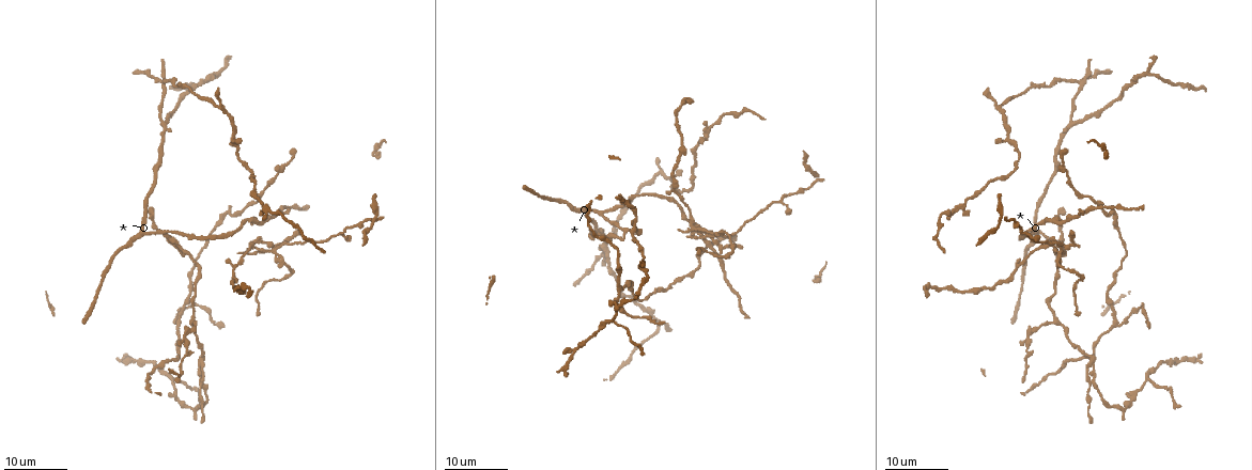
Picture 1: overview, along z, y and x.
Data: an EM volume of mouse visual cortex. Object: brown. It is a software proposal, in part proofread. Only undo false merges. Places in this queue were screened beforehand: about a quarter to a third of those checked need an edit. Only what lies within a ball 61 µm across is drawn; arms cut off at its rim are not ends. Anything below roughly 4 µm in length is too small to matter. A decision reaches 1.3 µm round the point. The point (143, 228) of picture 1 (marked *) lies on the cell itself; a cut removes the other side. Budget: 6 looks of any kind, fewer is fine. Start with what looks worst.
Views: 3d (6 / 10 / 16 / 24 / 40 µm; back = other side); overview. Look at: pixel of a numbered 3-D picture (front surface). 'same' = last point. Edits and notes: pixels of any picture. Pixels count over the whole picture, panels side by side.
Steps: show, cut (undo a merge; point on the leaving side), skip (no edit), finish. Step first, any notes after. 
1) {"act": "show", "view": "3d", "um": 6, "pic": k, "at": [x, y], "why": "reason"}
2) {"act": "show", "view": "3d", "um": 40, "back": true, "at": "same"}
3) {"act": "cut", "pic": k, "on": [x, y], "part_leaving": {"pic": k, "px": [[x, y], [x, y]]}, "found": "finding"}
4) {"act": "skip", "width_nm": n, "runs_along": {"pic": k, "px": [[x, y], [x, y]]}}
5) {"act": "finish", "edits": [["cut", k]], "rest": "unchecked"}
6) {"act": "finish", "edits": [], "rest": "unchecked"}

{"act": "show", "view": "3d", "um": 24, "pic": 1, "at": [1092, 382], "why": "four-way junction"}

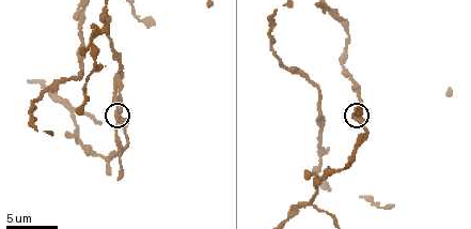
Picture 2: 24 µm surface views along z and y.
{"act": "show", "view": "3d", "um": 10, "pic": 2, "at": [358, 119], "why": "zoom in"}

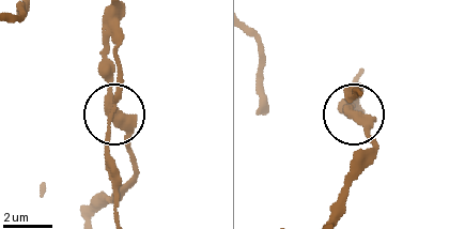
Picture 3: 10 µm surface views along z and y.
{"act": "skip", "width_nm": 290, "found": "one cell here"}

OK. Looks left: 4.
{"act": "show", "view": "3d", "um": 24, "pic": 1, "at": [692, 224], "why": "four arms meet"}

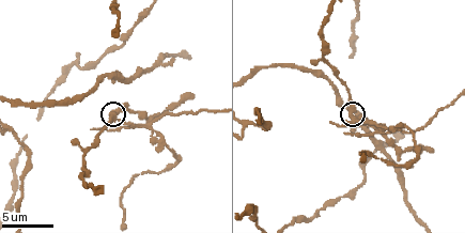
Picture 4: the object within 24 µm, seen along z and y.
{"act": "show", "view": "3d", "um": 10, "pic": 4, "at": [350, 116]}

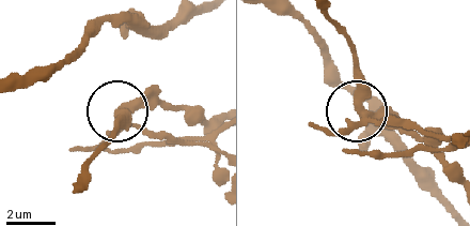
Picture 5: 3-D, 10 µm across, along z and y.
{"act": "cut", "pic": 5, "on": [342, 127], "arms": 4, "found": "two cells meet here"}

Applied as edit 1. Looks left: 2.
{"act": "show", "view": "3d", "um": 16, "pic": 2, "at": [314, 205], "why": "side arm on a straight run"}

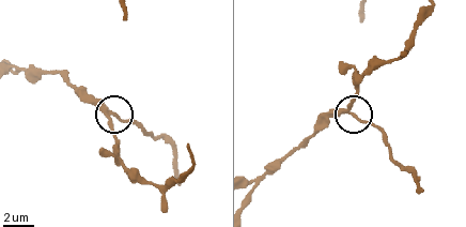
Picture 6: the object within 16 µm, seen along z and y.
{"act": "cut", "pic": 6, "on": [121, 122], "width_nm": 230, "part_leaving": {"pic": 6, "px": [[345, 110], [378, 129], [393, 156], [413, 171], [419, 193]]}, "found": "a second cell is stuck on"}

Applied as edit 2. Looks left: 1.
{"act": "finish", "edits": [["cut", 5], ["cut", 6]], "rest": "unchecked"}

